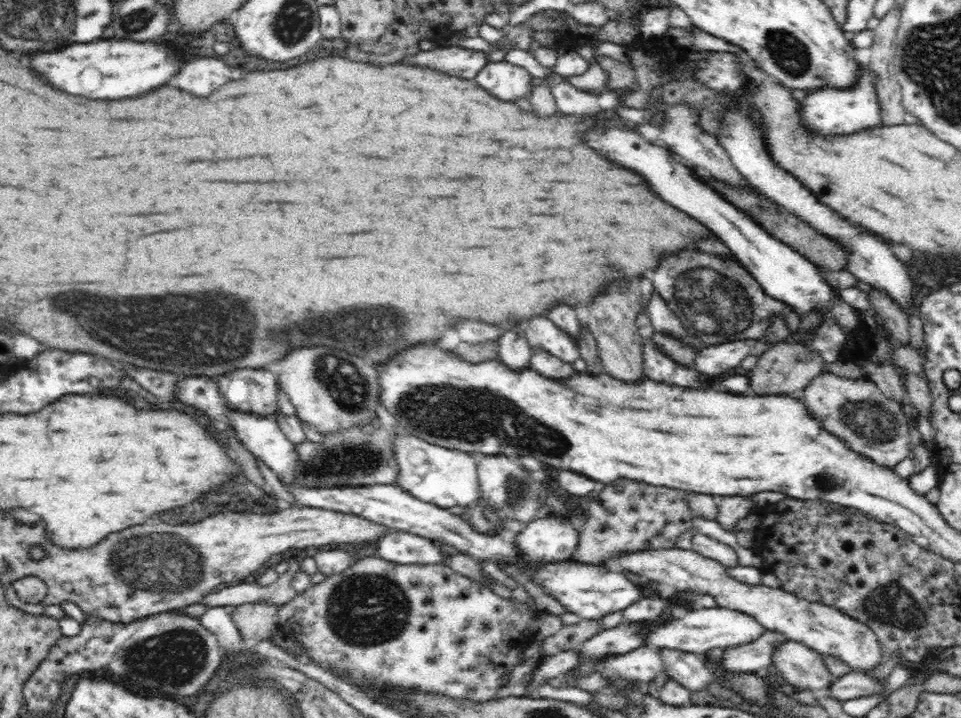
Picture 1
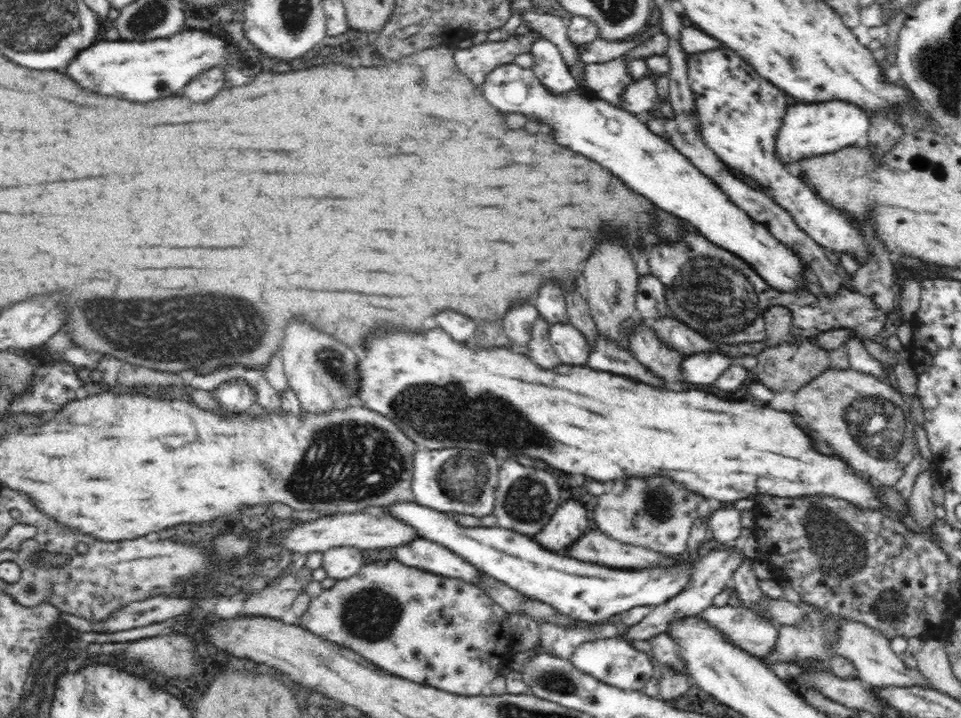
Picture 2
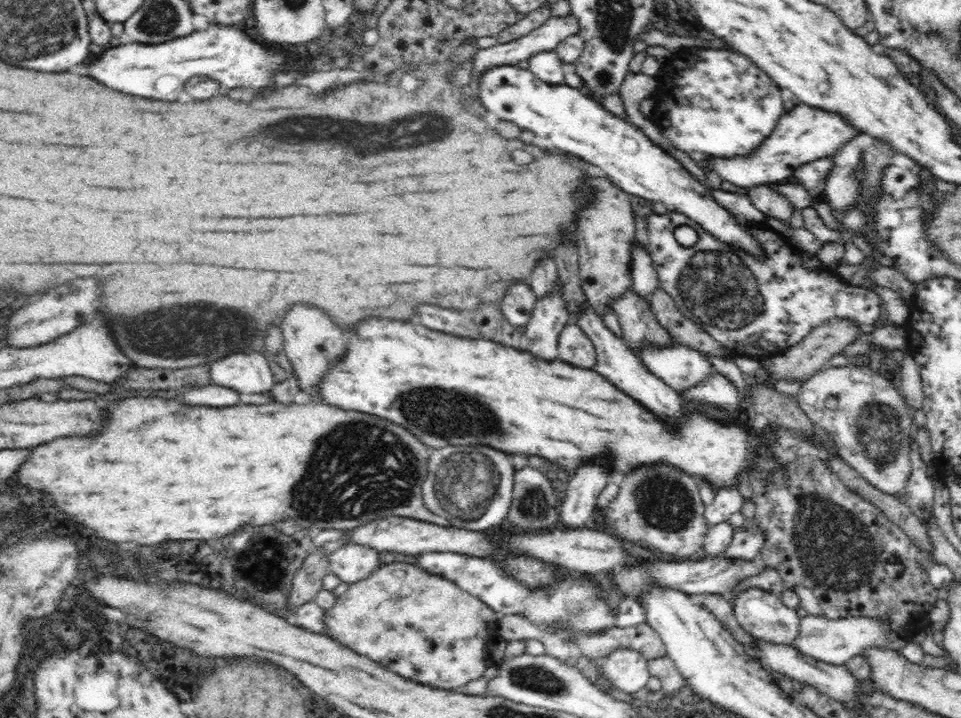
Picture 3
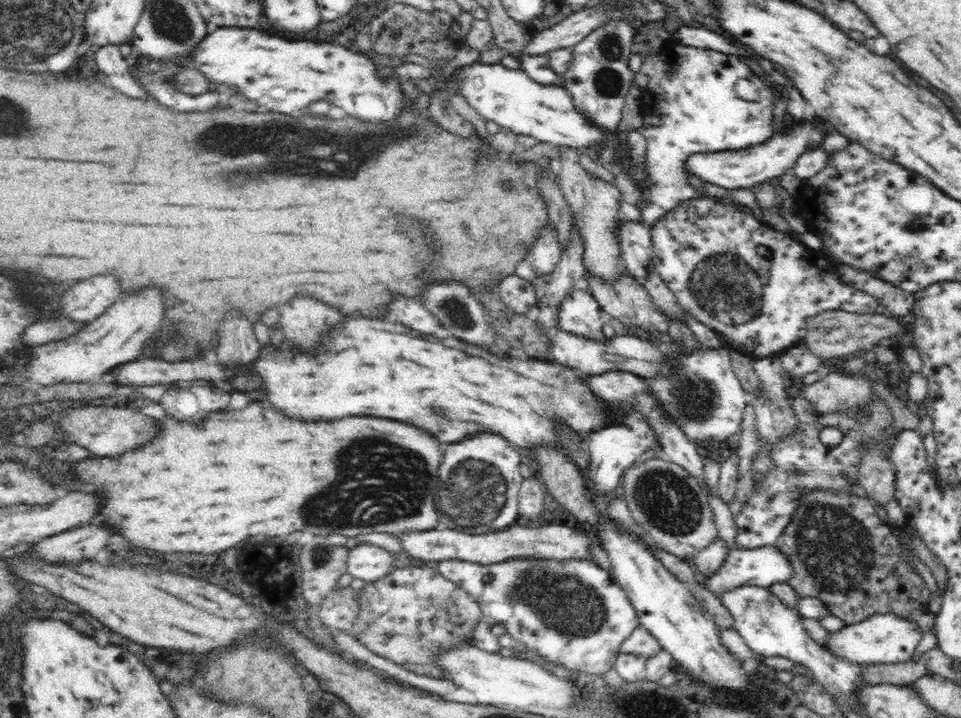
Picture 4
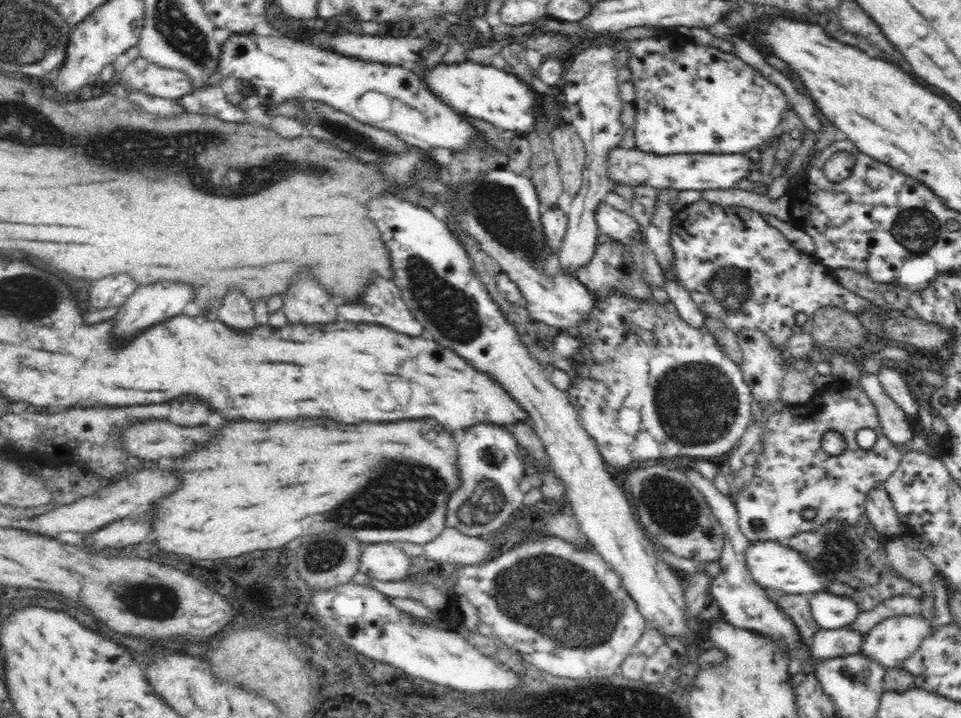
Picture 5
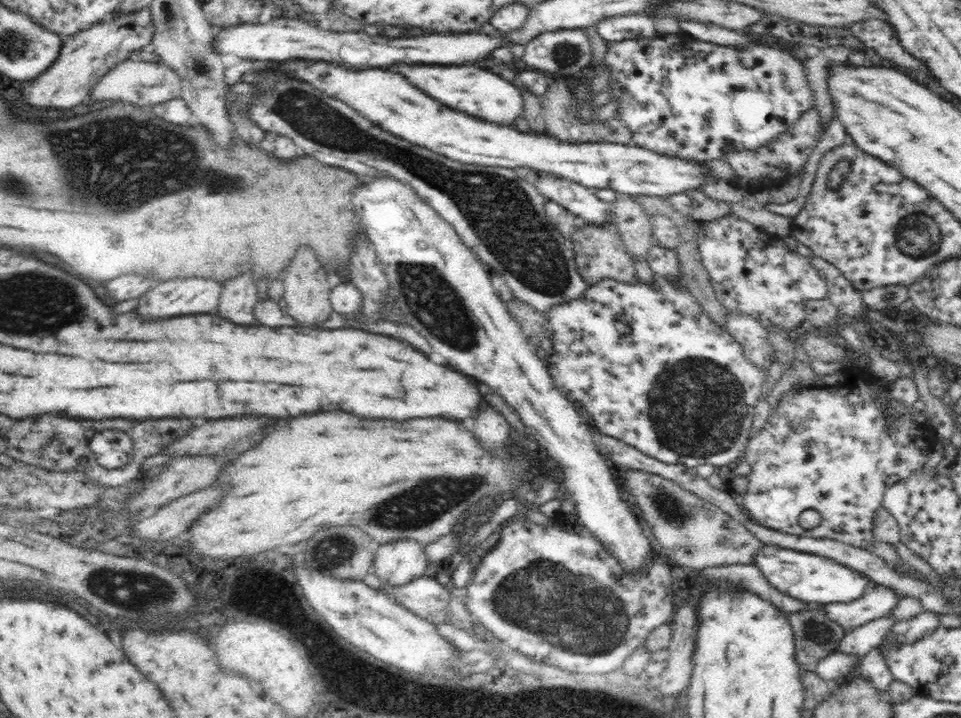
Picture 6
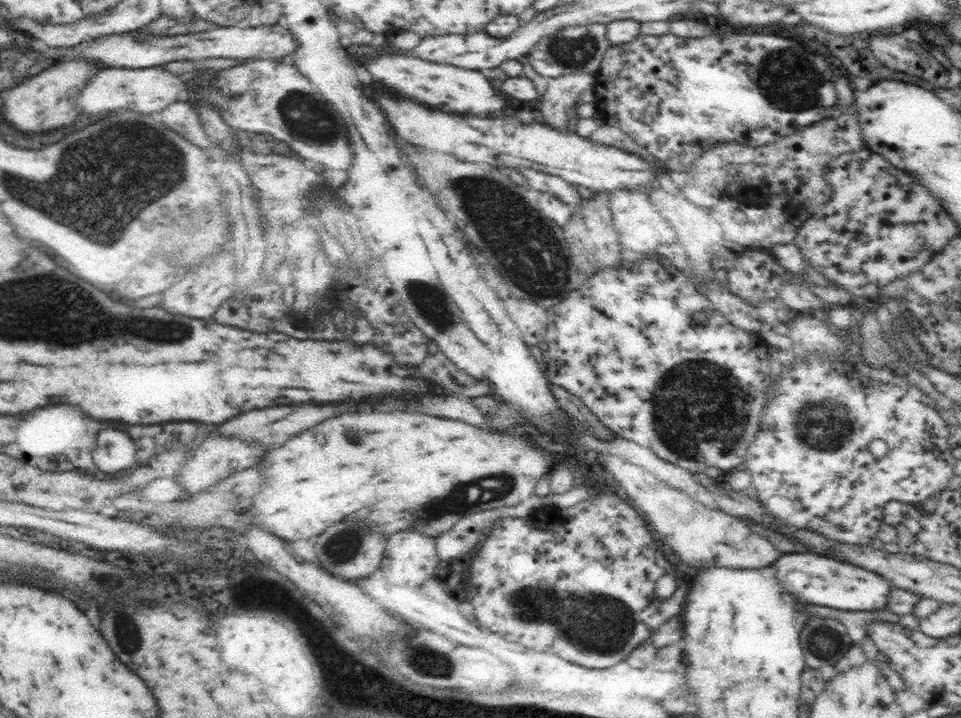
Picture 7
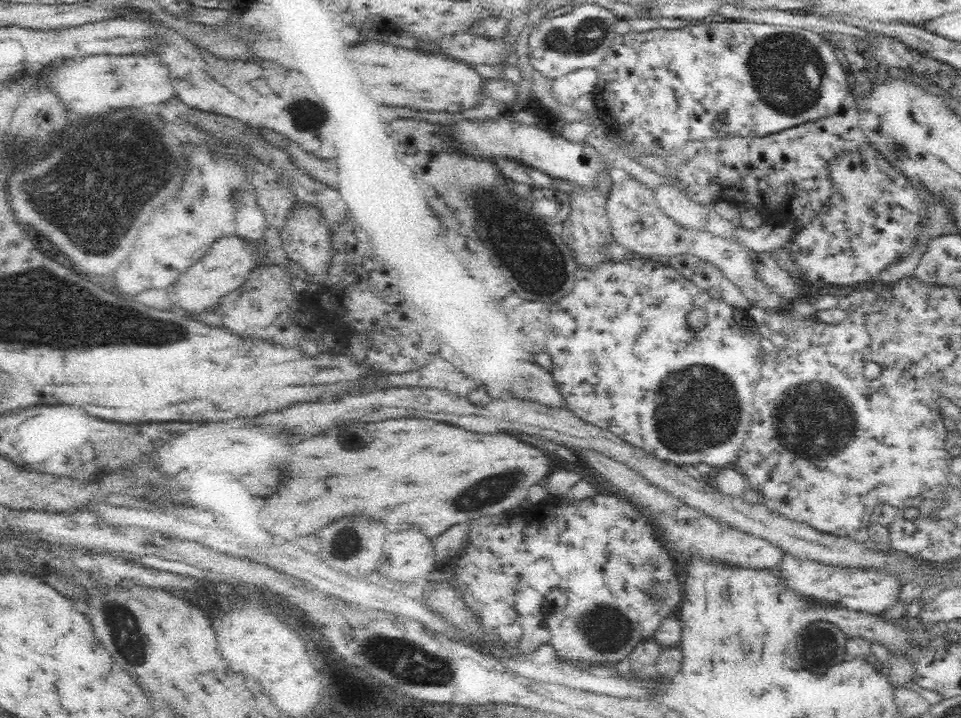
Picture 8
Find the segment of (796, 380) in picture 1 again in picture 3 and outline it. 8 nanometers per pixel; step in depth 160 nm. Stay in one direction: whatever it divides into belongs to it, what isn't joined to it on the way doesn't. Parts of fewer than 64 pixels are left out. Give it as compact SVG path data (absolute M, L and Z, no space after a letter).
M830 319L818 327L813 328L799 343L792 345L776 356L766 357L761 366L769 373L769 382L773 383L784 379L800 379L804 381L814 373L826 368L826 363L833 356L841 354L848 344L855 342L865 330L864 326L856 325L848 319Z

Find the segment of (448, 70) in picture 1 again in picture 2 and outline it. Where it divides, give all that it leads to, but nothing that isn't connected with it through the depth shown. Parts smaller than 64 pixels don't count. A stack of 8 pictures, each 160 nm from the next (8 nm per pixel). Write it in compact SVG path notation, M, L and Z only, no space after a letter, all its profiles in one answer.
M530 30L521 36L512 35L503 41L486 41L454 52L454 62L462 74L472 83L480 86L486 76L504 64L514 63L518 54L530 54L534 40L540 33Z

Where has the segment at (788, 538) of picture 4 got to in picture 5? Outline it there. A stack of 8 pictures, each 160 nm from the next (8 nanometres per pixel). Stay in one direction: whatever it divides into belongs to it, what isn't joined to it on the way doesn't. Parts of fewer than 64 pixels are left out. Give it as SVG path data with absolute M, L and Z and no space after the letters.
M862 514L856 524L847 524L841 520L828 520L812 532L798 532L789 539L788 546L798 550L816 572L826 574L828 584L824 591L836 596L851 598L858 603L861 611L872 611L883 600L892 596L910 595L921 598L924 591L901 576L888 562L885 546L890 538L880 534Z

